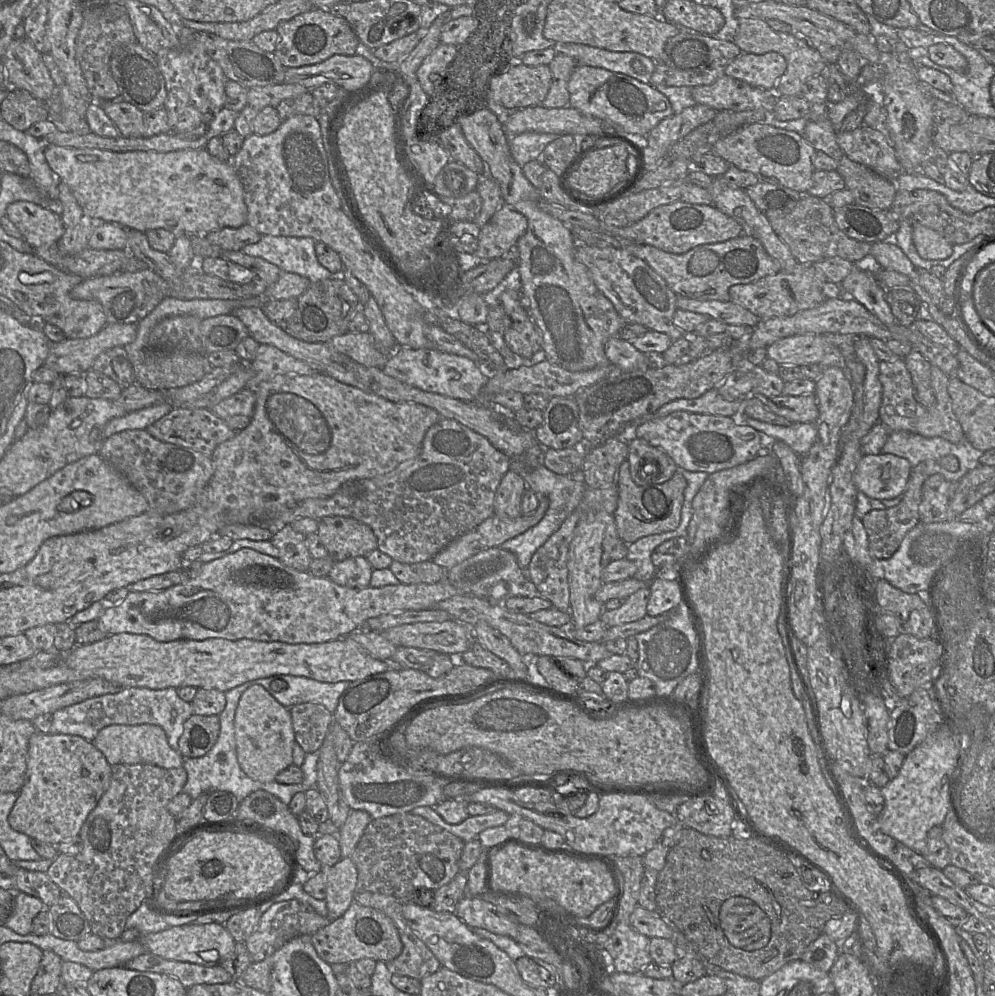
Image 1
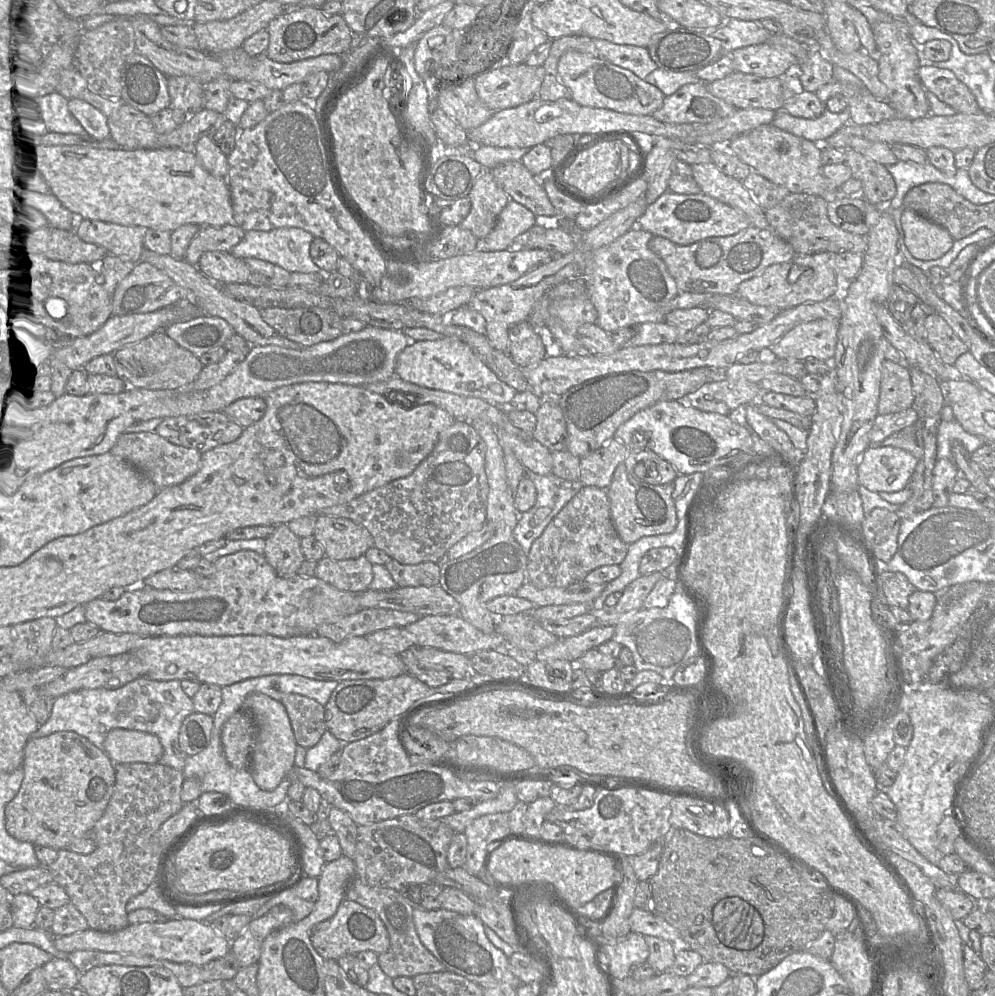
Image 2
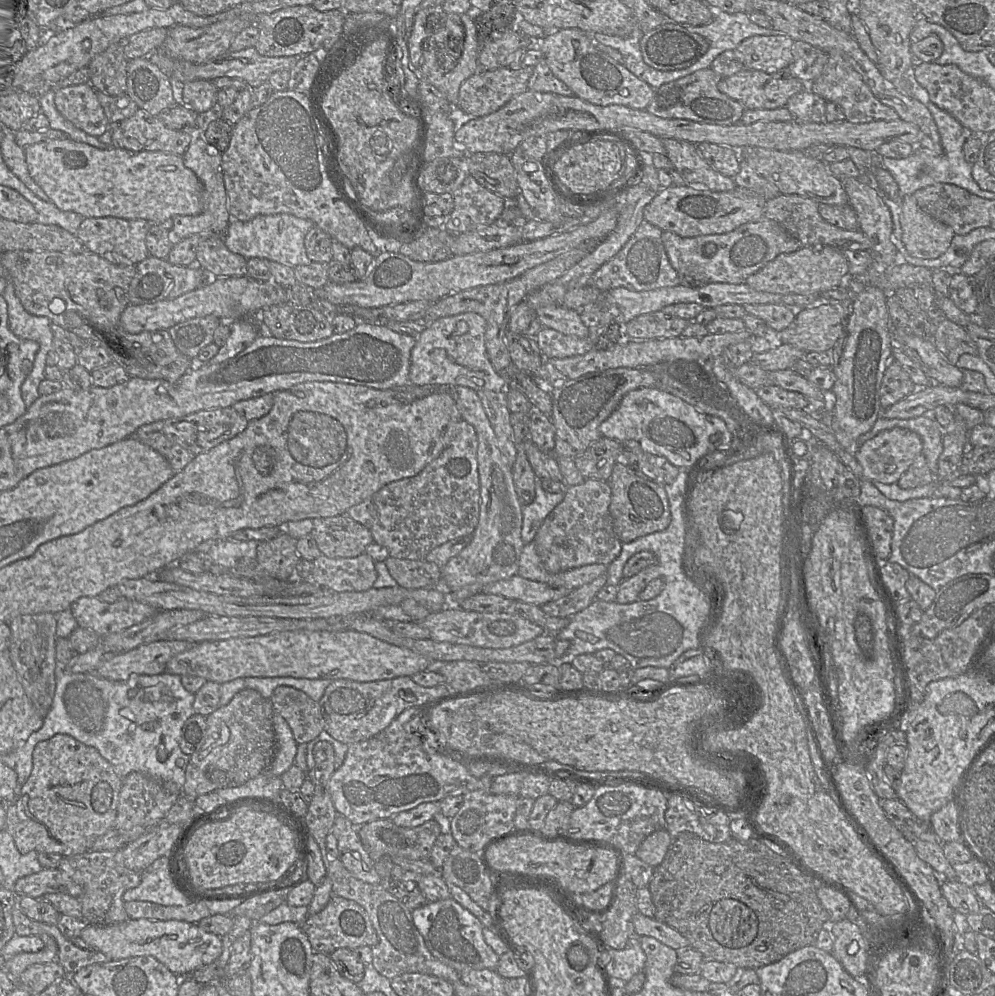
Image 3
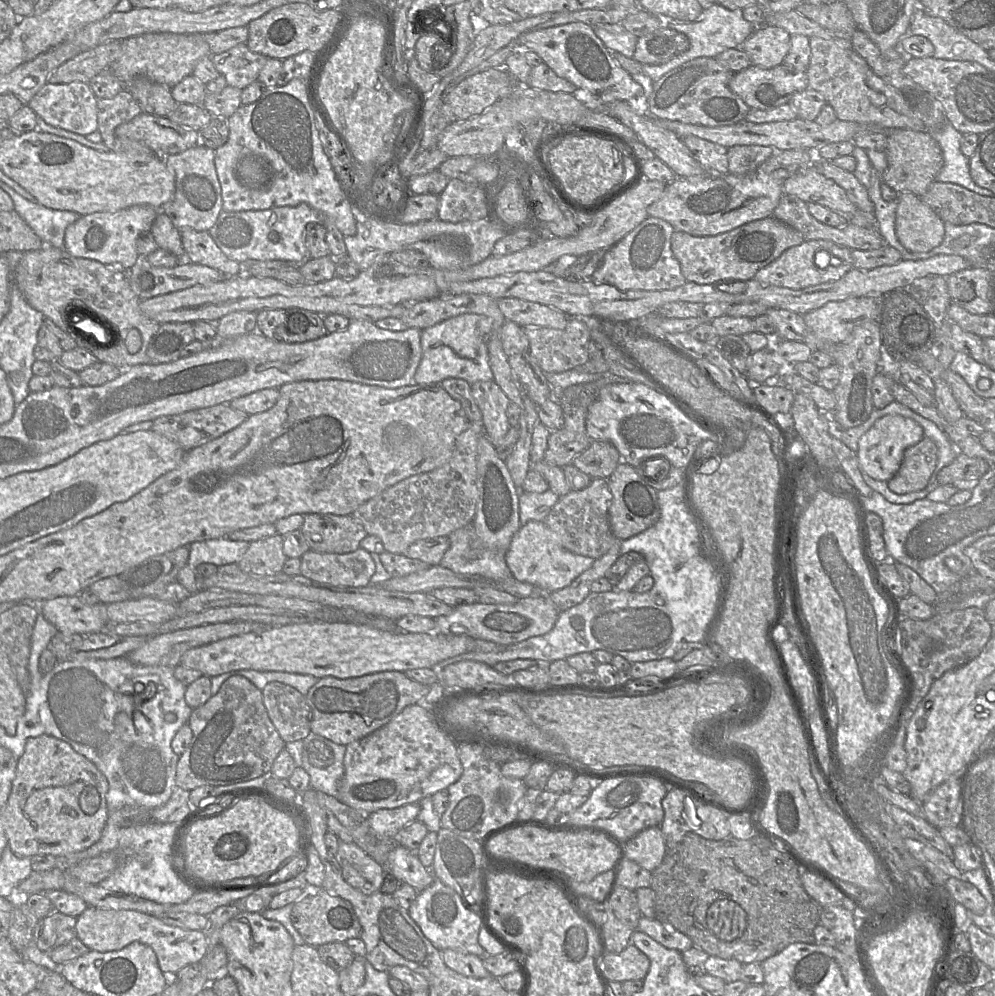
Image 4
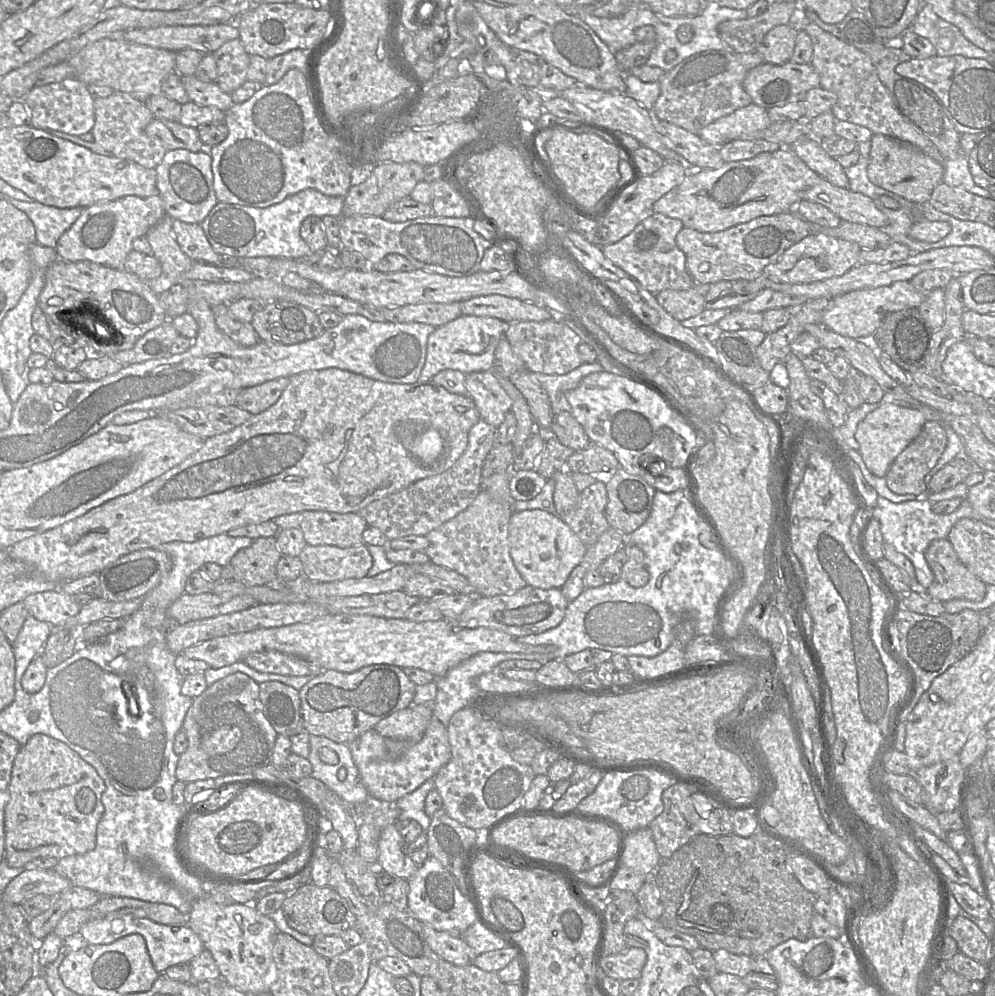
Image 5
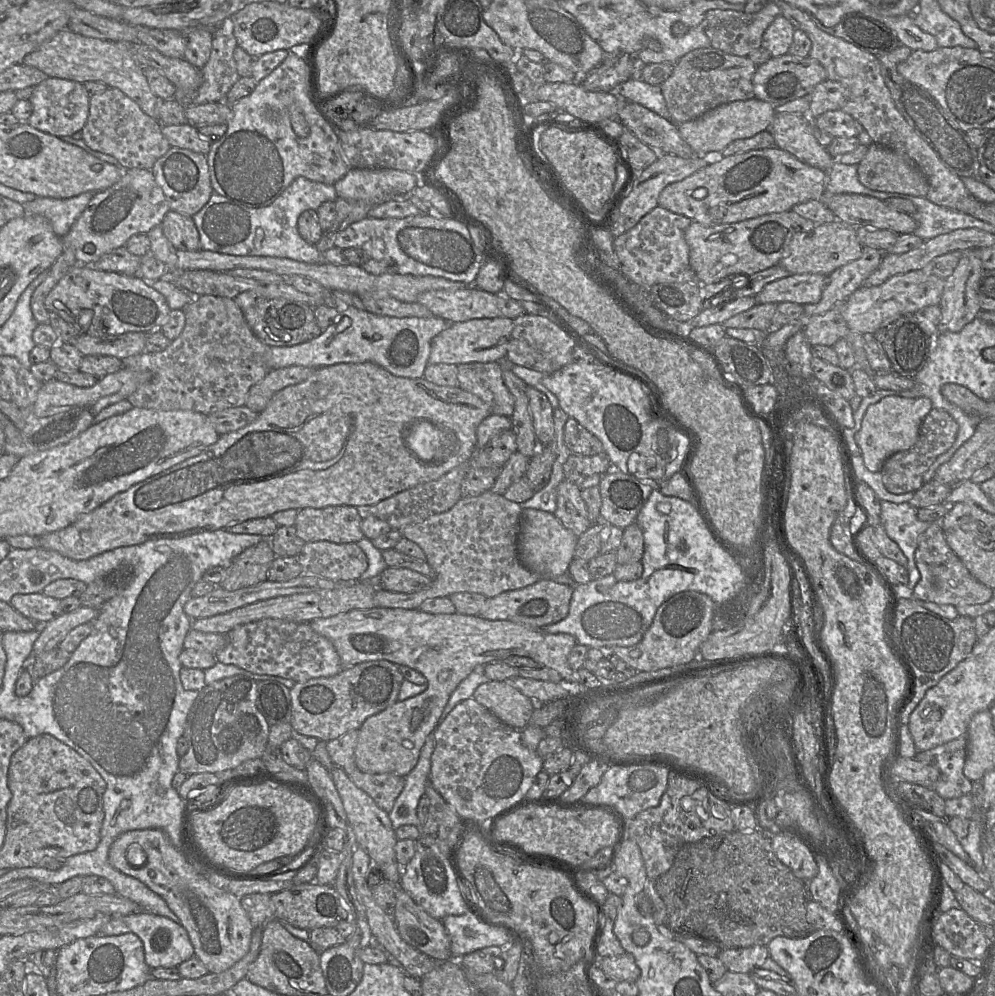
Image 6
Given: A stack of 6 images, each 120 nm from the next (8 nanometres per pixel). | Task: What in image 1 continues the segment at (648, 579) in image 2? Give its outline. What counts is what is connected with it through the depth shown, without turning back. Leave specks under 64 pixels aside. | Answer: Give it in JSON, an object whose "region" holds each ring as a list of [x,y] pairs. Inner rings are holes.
{"region":[[[650,588],[639,589],[627,597],[618,609],[603,611],[600,619],[609,628],[640,620],[647,615],[650,595]]]}

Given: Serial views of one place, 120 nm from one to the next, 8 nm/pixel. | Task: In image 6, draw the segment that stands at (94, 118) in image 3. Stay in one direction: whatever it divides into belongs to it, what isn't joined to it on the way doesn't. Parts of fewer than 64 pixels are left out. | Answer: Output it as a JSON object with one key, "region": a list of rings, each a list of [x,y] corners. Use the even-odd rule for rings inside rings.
{"region":[[[47,78],[33,88],[28,99],[32,105],[32,114],[27,123],[42,132],[57,137],[72,136],[80,132],[89,116],[90,96],[83,84],[67,79]]]}

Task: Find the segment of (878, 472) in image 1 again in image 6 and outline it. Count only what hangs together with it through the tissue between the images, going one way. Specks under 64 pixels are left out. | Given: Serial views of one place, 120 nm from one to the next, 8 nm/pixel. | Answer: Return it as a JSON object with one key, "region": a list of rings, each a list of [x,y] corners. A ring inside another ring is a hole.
{"region":[[[886,396],[869,405],[863,416],[861,428],[855,435],[865,467],[871,472],[880,472],[887,458],[912,447],[918,439],[923,419],[932,408],[931,400],[926,397]]]}

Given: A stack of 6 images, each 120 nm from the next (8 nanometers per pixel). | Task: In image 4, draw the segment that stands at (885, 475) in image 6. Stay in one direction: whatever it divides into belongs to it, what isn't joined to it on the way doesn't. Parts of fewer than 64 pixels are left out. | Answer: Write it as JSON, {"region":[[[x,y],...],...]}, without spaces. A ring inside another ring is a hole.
{"region":[[[924,436],[917,444],[909,447],[904,452],[899,470],[887,481],[888,488],[899,495],[923,490],[928,485],[937,462],[938,448],[936,444],[933,440]]]}

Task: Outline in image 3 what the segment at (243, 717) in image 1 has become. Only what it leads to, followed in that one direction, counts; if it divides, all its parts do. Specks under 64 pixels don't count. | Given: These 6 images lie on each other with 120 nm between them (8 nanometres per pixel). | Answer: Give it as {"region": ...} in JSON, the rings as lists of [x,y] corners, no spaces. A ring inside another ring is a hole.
{"region":[[[273,713],[273,730],[275,733],[275,756],[270,765],[270,772],[280,777],[293,764],[297,743],[286,720],[278,713]]]}

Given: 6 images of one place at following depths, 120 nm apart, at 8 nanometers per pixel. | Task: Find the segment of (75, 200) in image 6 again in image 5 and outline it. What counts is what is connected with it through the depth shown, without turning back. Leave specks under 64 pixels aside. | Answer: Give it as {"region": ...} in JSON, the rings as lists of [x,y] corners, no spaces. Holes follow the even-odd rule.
{"region":[[[3,197],[17,209],[25,212],[33,222],[37,243],[56,249],[62,234],[80,217],[84,208],[58,208],[38,201],[25,202]]]}

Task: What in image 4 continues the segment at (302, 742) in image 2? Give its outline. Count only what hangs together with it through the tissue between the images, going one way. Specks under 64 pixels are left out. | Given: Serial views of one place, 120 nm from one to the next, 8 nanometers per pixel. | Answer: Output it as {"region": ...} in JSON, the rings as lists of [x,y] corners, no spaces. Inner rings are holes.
{"region":[[[273,681],[262,690],[263,703],[281,738],[288,742],[304,740],[311,731],[311,709],[296,688]]]}

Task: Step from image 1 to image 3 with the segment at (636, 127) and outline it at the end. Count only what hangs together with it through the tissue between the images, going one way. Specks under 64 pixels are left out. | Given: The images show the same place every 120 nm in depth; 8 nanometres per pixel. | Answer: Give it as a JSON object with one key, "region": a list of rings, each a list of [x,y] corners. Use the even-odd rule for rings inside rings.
{"region":[[[579,29],[547,32],[542,38],[534,39],[531,47],[527,49],[540,50],[553,75],[566,84],[575,96],[592,104],[600,106],[616,104],[646,110],[653,99],[656,89],[600,51],[592,36]]]}

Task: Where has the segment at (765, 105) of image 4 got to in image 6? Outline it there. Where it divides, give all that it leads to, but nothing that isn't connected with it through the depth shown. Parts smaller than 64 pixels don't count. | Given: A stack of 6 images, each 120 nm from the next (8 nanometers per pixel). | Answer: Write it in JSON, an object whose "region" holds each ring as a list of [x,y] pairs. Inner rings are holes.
{"region":[[[787,53],[772,57],[765,63],[758,65],[752,83],[756,98],[778,106],[810,95],[814,87],[826,79],[826,71],[817,60],[810,56],[801,58]]]}

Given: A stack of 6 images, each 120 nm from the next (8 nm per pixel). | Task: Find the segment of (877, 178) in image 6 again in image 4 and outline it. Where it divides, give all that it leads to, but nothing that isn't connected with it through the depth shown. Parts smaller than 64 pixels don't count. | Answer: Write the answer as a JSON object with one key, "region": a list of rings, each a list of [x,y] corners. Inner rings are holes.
{"region":[[[895,129],[887,132],[885,150],[888,168],[882,174],[883,181],[898,193],[912,192],[922,197],[936,181],[944,160],[939,143],[928,131]]]}

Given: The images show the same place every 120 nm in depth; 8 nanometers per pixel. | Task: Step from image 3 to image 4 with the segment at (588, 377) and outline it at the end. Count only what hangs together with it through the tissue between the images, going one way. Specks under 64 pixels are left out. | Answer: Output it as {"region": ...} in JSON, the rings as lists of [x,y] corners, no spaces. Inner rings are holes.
{"region":[[[610,371],[601,373],[601,376],[594,381],[571,385],[566,388],[561,397],[559,404],[563,411],[564,423],[562,427],[556,431],[550,431],[548,437],[547,449],[545,451],[544,462],[563,468],[568,464],[572,464],[573,459],[583,452],[593,441],[586,432],[586,416],[589,406],[598,397],[600,390],[606,385],[613,383],[625,382]]]}

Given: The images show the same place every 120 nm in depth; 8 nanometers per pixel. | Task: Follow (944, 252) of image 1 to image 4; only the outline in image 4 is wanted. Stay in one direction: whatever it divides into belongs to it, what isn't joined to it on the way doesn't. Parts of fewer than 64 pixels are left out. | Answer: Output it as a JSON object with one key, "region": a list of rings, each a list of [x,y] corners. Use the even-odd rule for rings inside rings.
{"region":[[[912,192],[899,193],[896,232],[902,245],[912,252],[927,252],[945,237],[944,221]]]}

